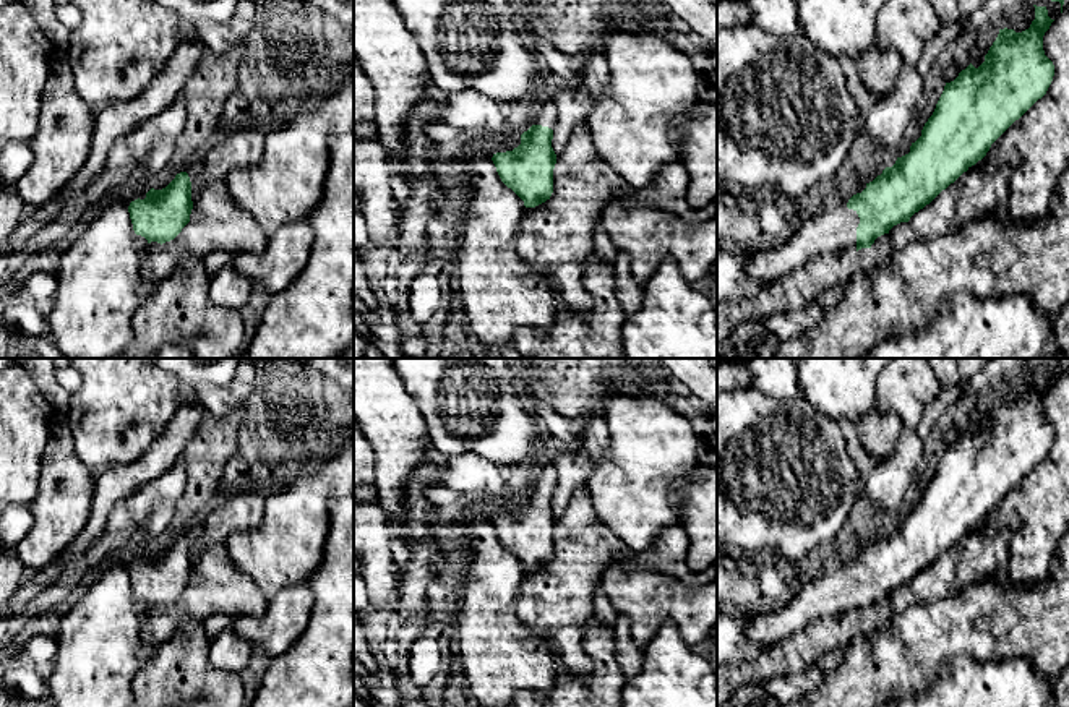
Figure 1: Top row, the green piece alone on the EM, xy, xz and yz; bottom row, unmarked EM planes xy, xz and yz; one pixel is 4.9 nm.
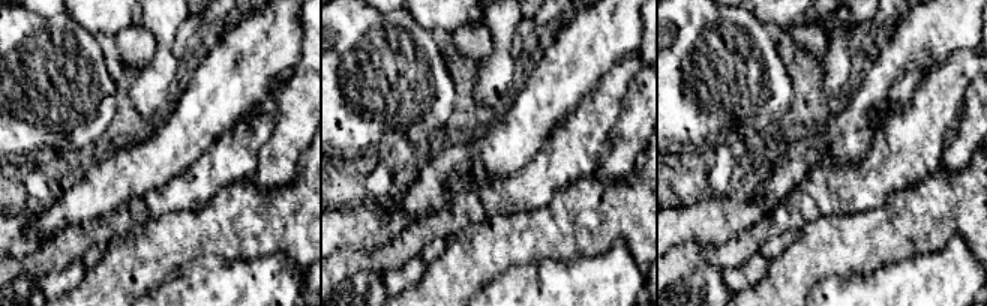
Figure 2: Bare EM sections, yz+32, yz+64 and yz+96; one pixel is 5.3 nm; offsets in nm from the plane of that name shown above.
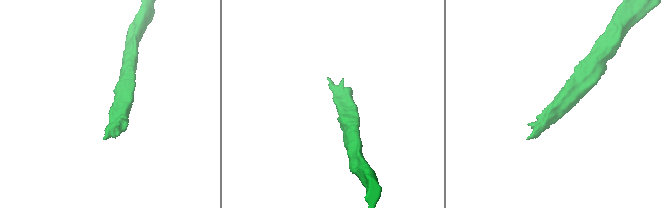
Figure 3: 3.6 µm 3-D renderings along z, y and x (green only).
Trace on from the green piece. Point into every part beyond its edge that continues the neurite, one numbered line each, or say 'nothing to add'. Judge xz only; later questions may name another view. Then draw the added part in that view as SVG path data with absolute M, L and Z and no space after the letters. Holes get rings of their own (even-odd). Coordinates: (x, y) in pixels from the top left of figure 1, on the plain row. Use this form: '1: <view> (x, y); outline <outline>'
1: xz (547, 480); outline M545 457L540 462L542 462L540 475L534 488L548 490L553 493L556 486L556 470L553 467L552 457Z

